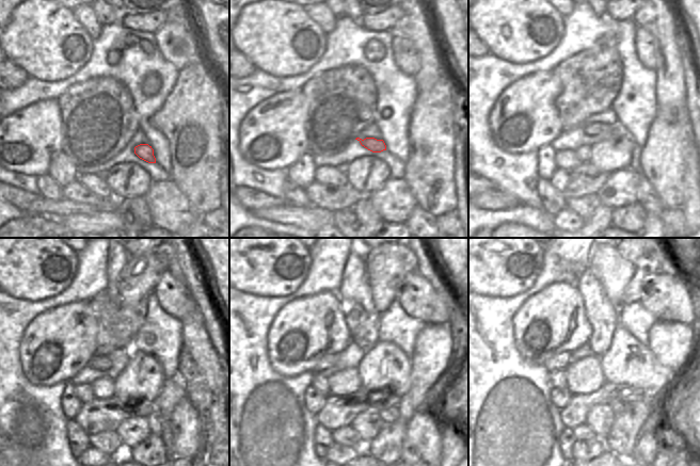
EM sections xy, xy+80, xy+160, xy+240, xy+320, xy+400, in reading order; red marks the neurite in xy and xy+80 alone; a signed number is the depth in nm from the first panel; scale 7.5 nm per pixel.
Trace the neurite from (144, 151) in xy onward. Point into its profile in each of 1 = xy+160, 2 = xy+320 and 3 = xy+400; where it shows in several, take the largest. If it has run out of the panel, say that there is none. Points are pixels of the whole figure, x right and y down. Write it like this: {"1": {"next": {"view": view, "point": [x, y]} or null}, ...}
{"1": {"next": {"view": "xy+160", "point": [571, 139]}}, "2": {"next": {"view": "xy+320", "point": [350, 357]}}, "3": {"next": {"view": "xy+400", "point": [560, 362]}}}

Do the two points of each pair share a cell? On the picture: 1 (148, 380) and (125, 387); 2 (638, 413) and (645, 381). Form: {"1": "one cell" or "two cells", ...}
{"1": "one cell", "2": "two cells"}

